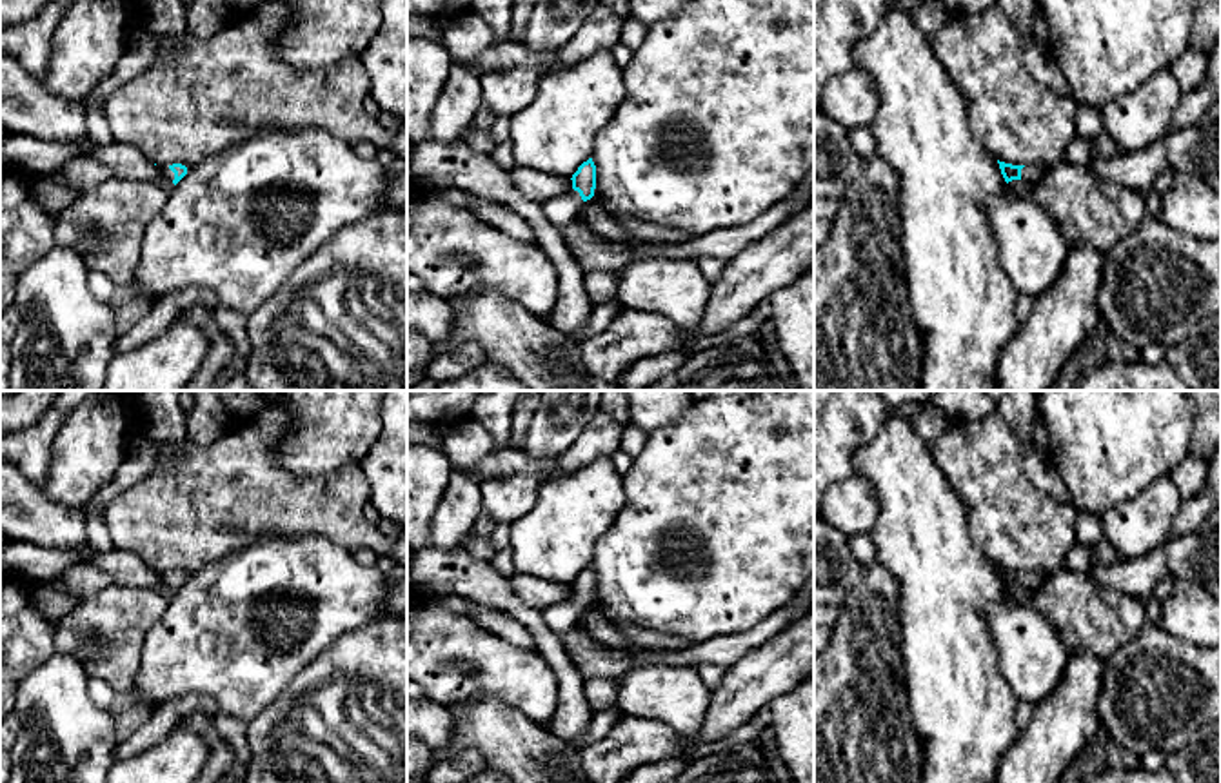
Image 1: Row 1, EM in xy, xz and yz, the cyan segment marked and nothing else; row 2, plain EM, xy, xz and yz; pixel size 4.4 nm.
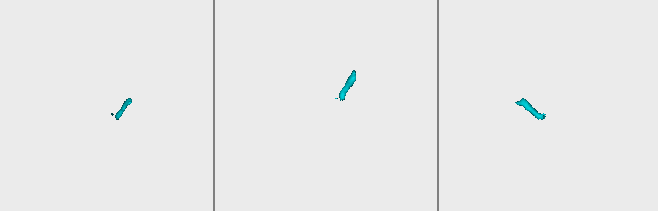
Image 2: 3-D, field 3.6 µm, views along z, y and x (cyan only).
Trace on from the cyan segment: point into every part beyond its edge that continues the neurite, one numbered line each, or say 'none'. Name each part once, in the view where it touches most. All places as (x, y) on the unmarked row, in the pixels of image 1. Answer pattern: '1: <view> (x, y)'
1: xz (562, 616)

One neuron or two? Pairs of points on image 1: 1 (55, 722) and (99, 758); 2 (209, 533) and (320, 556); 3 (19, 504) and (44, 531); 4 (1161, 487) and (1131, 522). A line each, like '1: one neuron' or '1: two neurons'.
1: one neuron
2: two neurons
3: one neuron
4: one neuron

